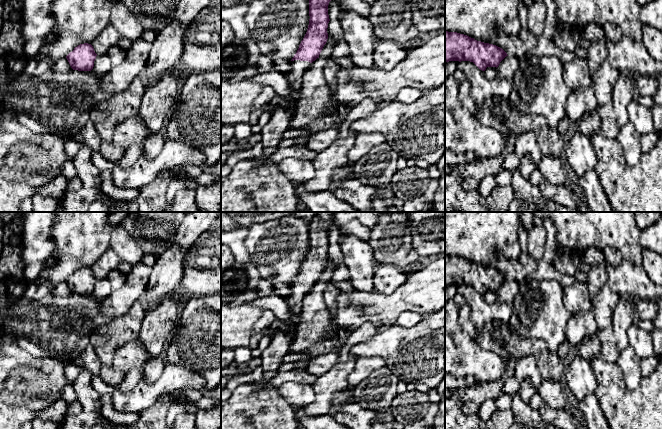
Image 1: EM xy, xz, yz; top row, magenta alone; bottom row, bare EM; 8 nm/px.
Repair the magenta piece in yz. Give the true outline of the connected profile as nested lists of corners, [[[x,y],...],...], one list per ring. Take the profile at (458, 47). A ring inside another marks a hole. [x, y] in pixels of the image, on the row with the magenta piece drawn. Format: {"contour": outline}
{"contour": [[[445,31],[445,61],[470,61],[480,70],[498,67],[508,56],[500,47],[477,41],[467,35]]]}

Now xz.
{"contour": [[[309,0],[309,25],[299,48],[292,58],[292,67],[285,74],[292,91],[302,88],[302,77],[319,55],[328,39],[328,5],[331,0]]]}

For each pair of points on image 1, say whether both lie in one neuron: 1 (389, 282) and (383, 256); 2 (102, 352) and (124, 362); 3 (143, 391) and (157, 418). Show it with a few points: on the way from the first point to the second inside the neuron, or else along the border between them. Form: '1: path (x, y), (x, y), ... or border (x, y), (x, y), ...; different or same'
1: border (376, 263), (394, 264), (401, 269); different
2: border (131, 342), (118, 344), (113, 359), (102, 364); different
3: border (169, 394), (163, 394), (152, 404), (138, 412); different

